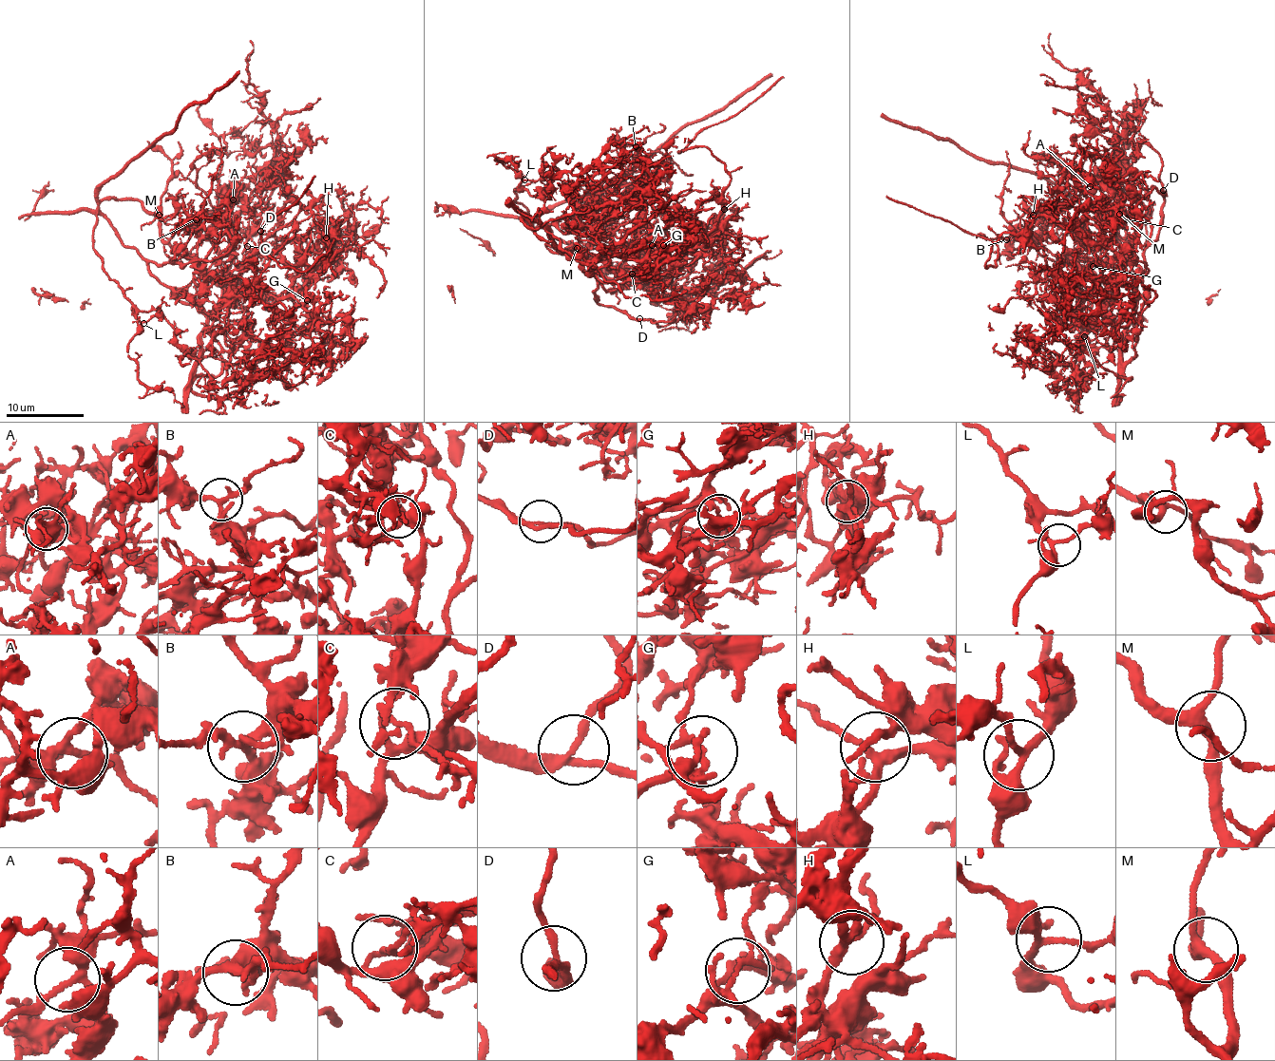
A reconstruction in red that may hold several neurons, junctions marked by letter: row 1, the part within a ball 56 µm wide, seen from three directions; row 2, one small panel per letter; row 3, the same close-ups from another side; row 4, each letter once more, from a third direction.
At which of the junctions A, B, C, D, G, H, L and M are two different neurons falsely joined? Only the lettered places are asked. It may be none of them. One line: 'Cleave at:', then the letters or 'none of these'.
Cleave at: C, G

